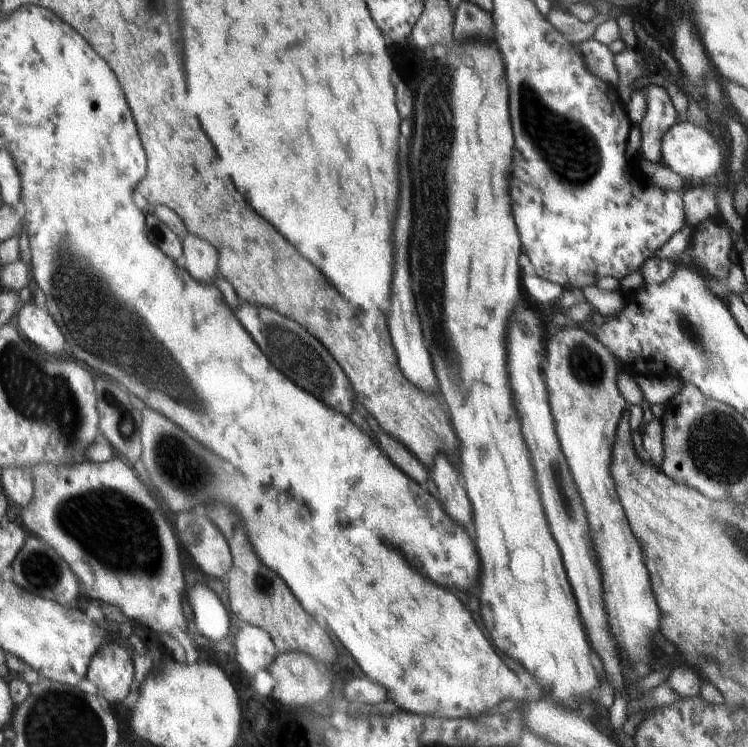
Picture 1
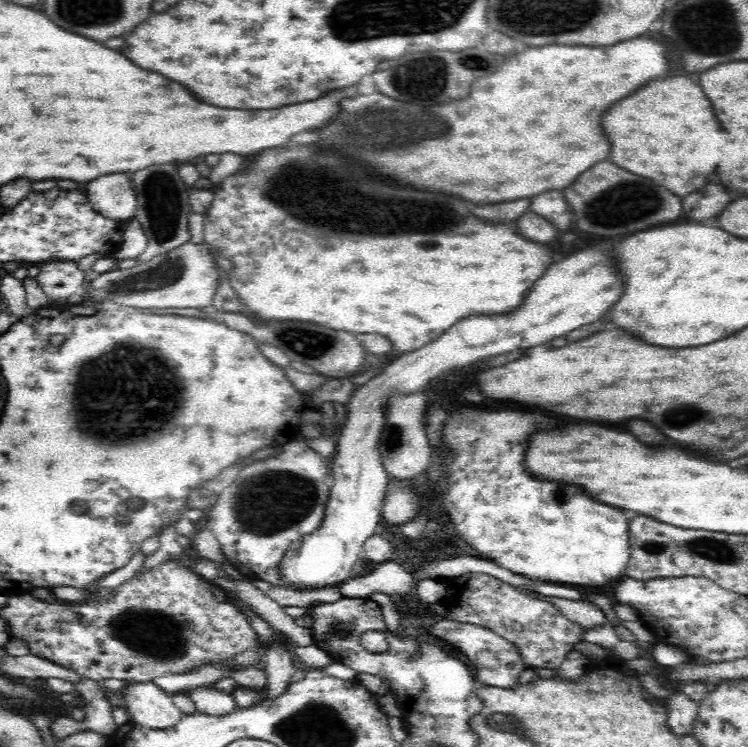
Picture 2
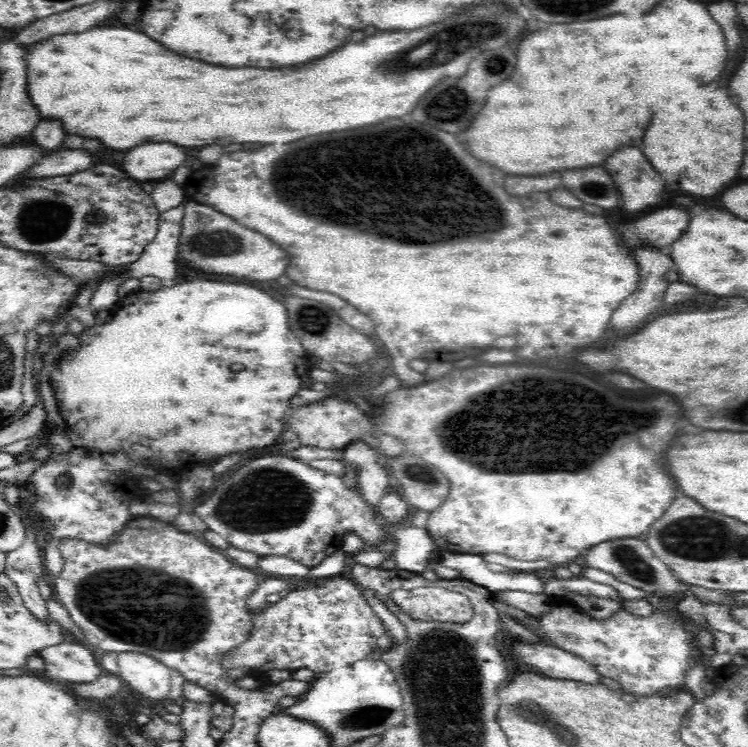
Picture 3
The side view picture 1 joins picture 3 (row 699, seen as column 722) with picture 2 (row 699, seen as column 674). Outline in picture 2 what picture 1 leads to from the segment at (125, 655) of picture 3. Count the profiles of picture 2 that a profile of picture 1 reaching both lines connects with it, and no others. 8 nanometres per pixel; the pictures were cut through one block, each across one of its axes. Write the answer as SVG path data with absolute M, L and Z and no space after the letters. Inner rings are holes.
M152 681L131 682L123 690L124 707L131 714L131 722L150 728L170 728L180 722L183 713L174 705L172 693L164 691Z

